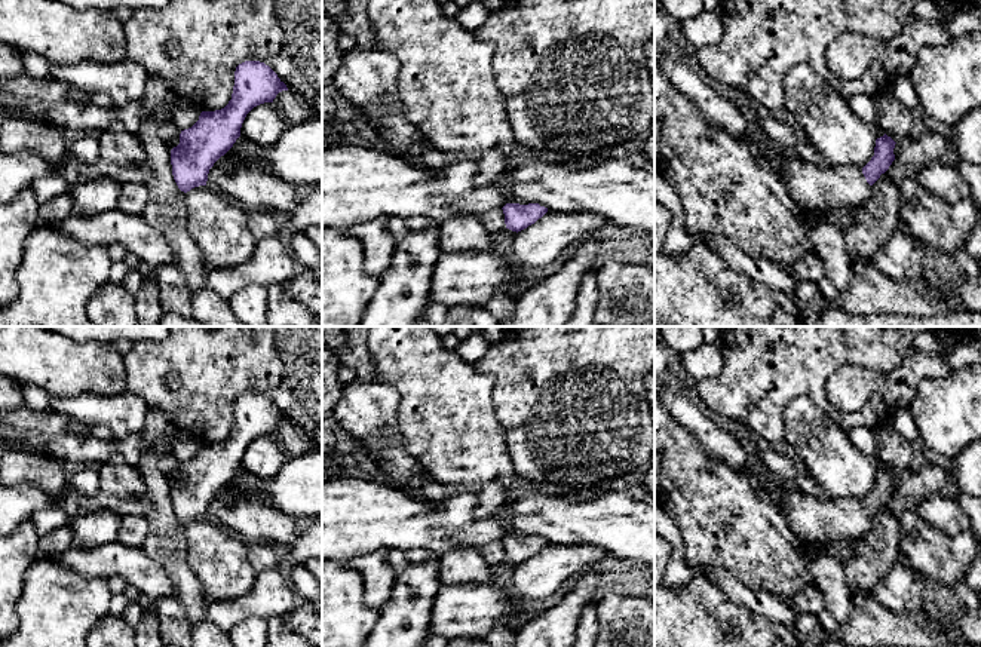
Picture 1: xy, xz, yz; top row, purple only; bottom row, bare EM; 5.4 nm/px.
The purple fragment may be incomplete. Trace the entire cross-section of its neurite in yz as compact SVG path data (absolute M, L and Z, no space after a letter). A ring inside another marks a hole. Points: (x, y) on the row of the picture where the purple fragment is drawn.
M886 134L876 139L874 156L862 168L818 168L788 156L779 172L797 205L813 212L862 203L871 185L895 160L895 141Z

